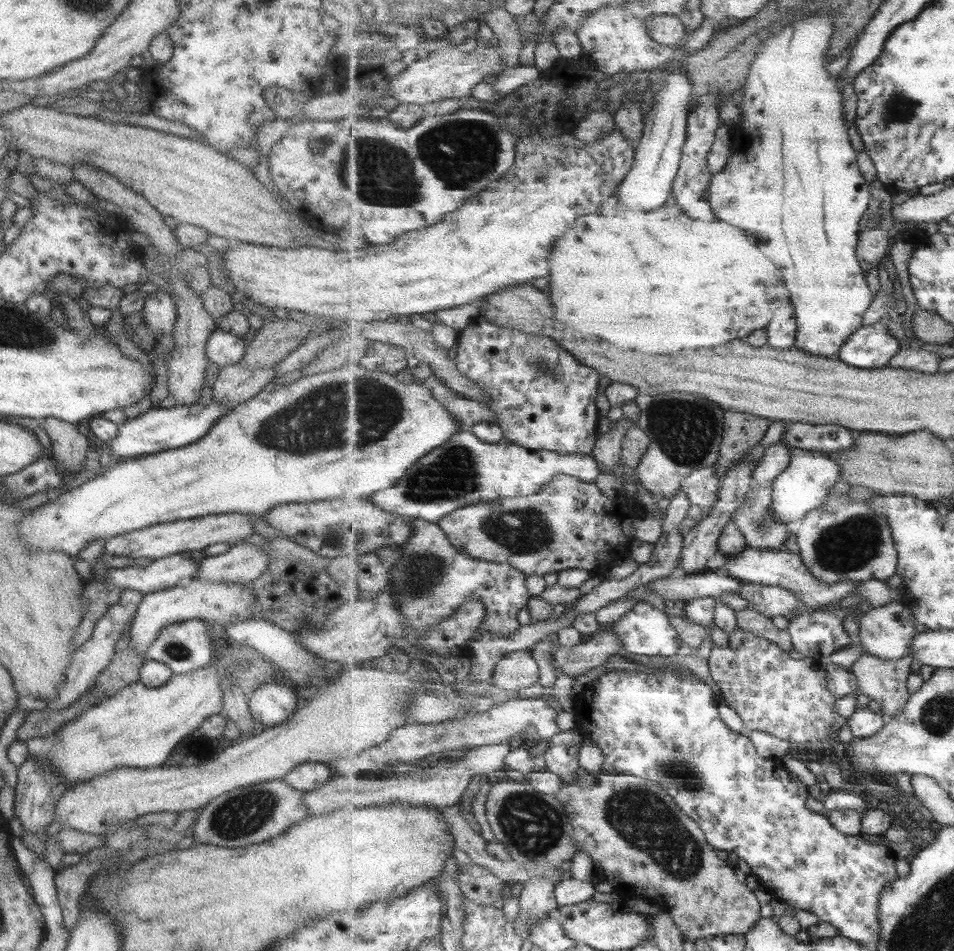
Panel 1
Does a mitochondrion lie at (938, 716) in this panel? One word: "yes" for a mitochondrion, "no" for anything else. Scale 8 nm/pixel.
yes

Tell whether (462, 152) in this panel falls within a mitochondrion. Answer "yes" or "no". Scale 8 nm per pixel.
yes

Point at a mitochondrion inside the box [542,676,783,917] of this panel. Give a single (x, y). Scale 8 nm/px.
(641, 818)

